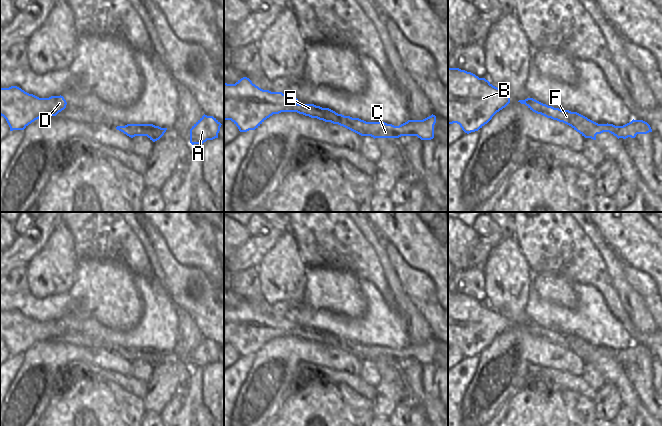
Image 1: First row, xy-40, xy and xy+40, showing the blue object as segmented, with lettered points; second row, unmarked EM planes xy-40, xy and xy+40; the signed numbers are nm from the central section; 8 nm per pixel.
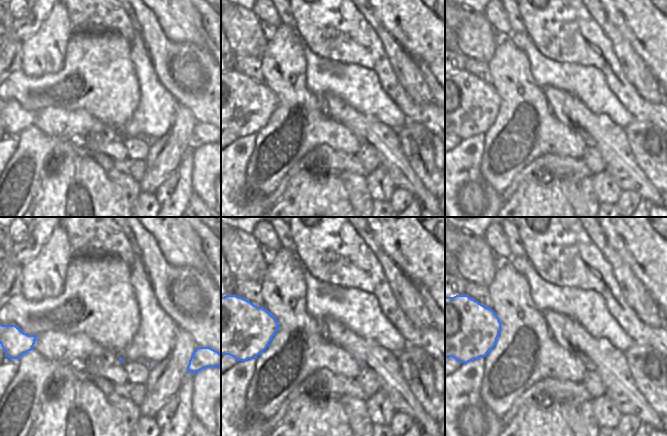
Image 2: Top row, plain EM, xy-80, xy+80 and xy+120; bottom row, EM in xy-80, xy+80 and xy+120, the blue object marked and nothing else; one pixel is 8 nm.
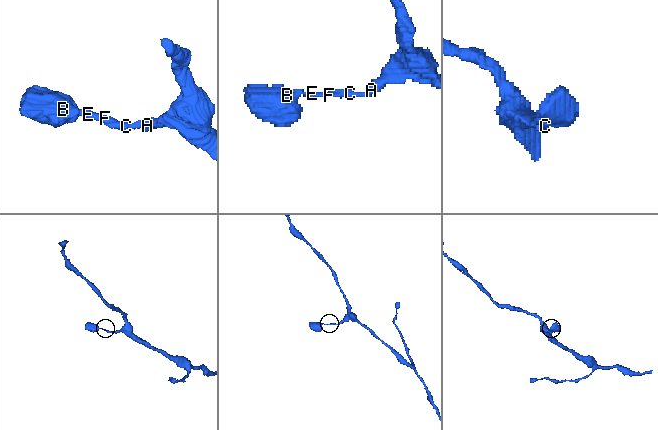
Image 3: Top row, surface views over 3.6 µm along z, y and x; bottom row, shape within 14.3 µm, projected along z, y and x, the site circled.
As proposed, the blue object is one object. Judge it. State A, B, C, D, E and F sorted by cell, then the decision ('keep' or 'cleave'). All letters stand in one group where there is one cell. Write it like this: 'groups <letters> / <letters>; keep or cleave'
groups A B C D E F; keep

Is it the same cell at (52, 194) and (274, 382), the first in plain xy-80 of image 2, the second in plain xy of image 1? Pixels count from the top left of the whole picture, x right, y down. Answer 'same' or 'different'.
different

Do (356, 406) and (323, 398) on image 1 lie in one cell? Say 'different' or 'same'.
different

